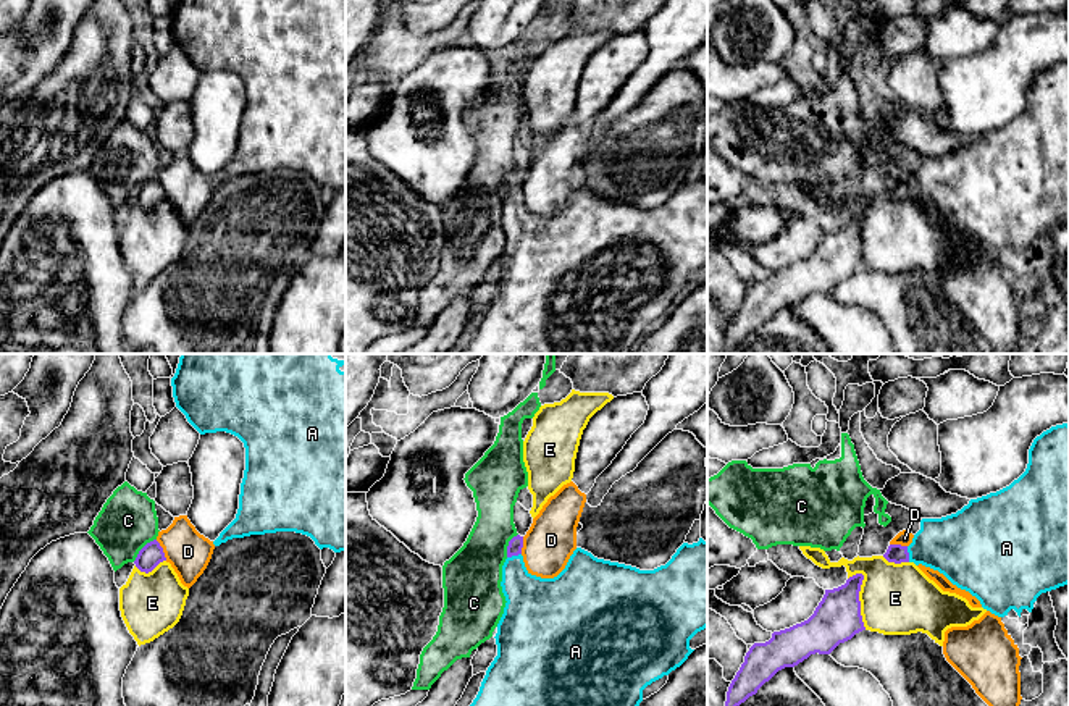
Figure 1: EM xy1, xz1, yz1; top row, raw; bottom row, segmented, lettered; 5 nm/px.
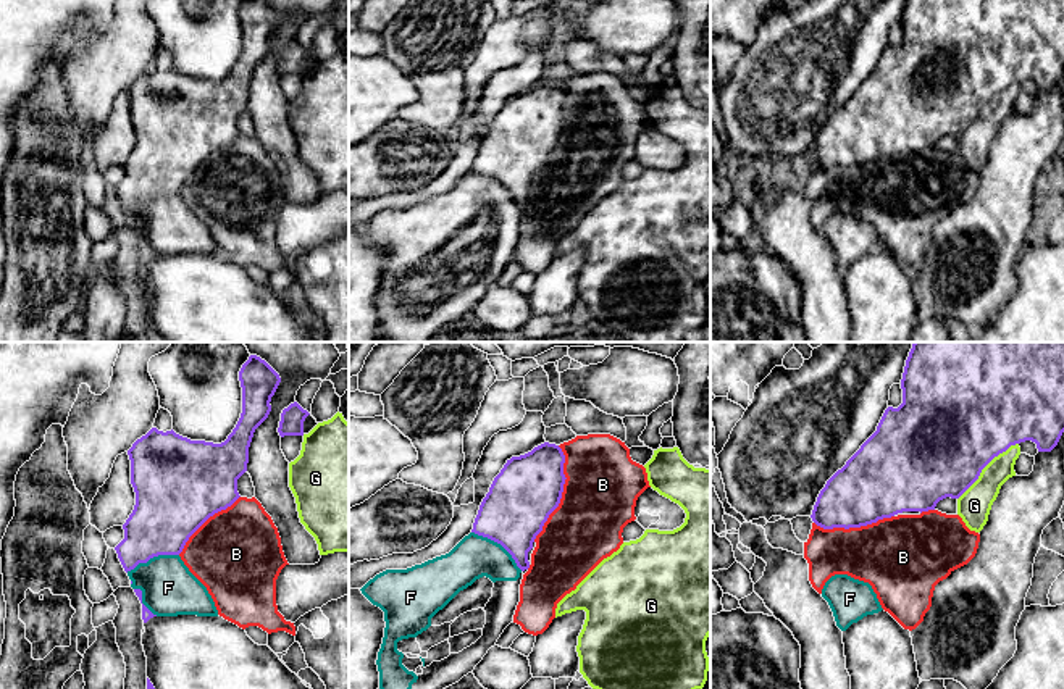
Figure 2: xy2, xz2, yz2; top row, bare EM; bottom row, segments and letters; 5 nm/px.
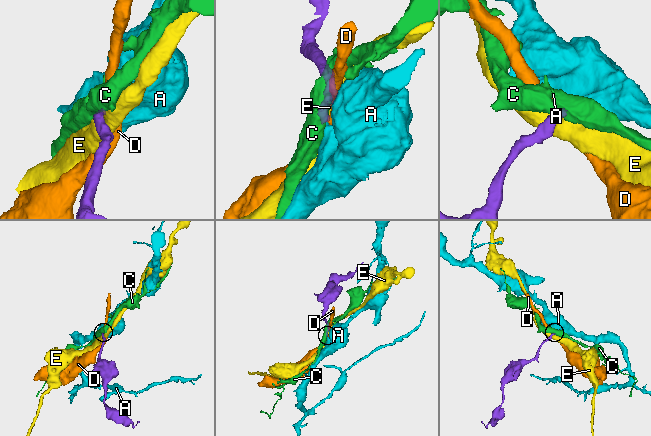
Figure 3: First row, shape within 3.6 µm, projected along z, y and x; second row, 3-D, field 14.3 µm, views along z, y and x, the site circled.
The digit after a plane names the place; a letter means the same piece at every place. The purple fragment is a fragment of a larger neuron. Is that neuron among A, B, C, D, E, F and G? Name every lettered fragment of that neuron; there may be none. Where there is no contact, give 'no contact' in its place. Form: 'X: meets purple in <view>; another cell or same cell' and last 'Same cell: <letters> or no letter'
A: meets purple in yz1; same cell
B: meets purple in xz2; another cell
C: meets purple in xy1; another cell
D: meets purple in xy1; another cell
E: meets purple in yz1; another cell
F: meets purple in xz2; another cell
G: meets purple in yz2; another cell
Same cell: A

